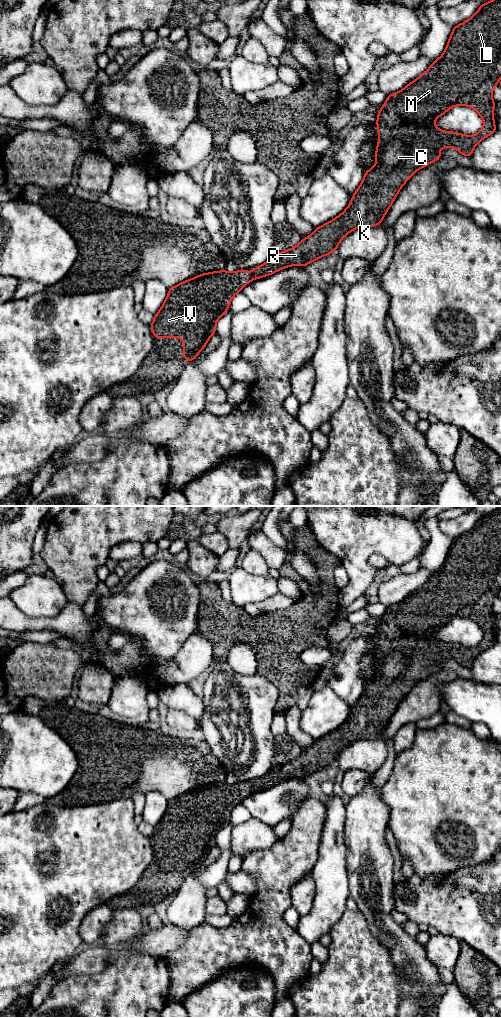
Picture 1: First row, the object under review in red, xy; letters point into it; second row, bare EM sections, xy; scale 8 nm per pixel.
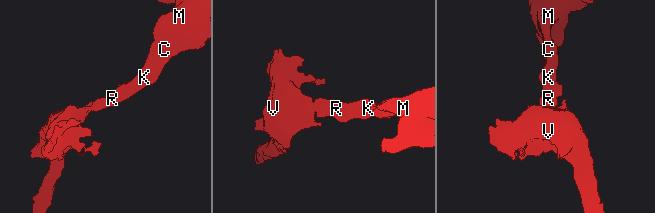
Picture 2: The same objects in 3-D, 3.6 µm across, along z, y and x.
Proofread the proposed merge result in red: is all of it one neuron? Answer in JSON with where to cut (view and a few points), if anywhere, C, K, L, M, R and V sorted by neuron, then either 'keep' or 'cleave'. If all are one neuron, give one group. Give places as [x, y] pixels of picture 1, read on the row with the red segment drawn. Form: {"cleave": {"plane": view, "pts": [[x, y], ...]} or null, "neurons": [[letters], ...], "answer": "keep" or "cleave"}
{"cleave": null, "neurons": [["C", "K", "L", "M", "R", "V"]], "answer": "keep"}

